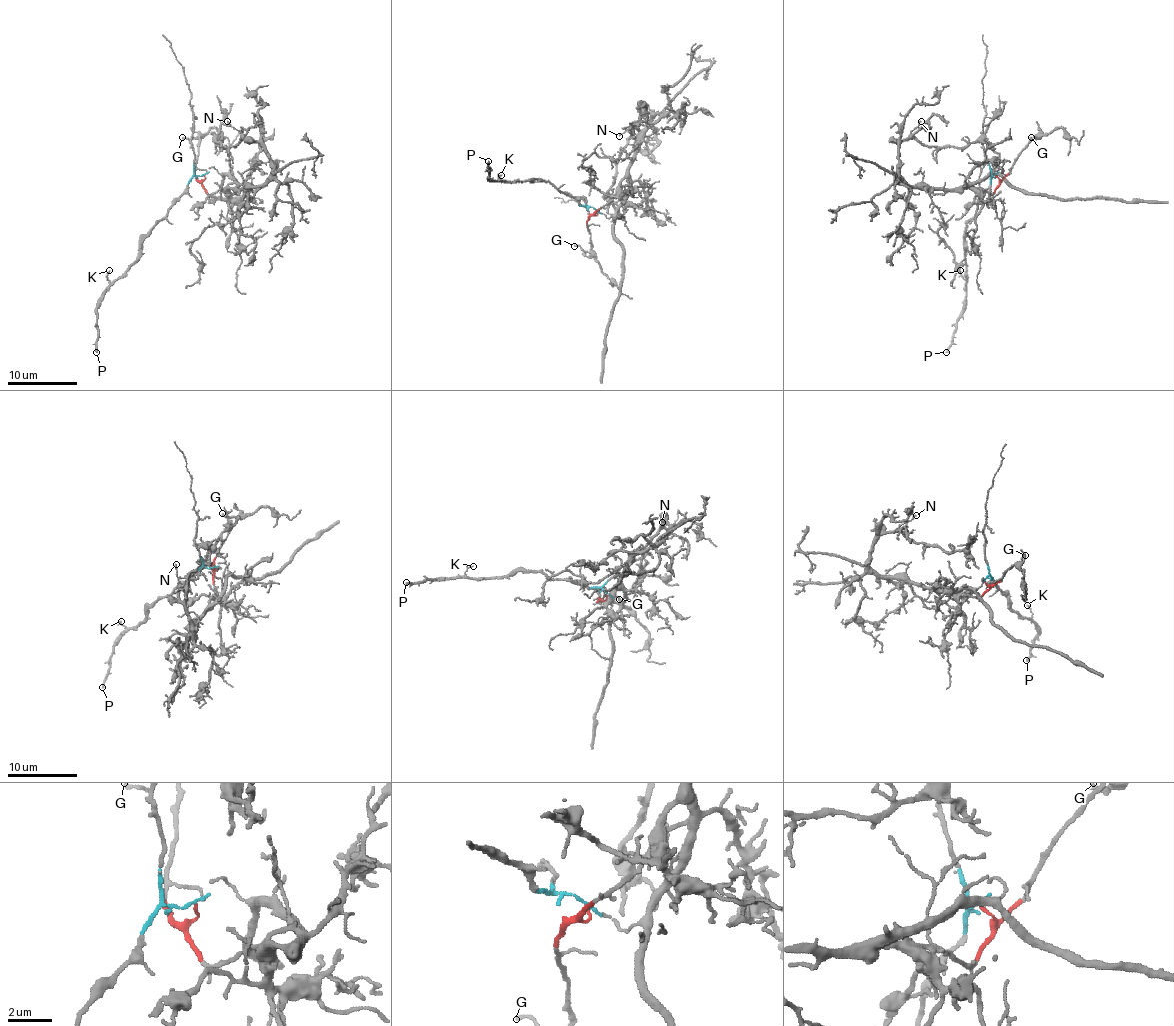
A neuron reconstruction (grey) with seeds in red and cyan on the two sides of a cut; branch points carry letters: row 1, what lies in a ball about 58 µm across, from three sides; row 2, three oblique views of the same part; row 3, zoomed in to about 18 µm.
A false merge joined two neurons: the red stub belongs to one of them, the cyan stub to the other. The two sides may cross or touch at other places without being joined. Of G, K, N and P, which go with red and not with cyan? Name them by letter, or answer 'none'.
G, N

